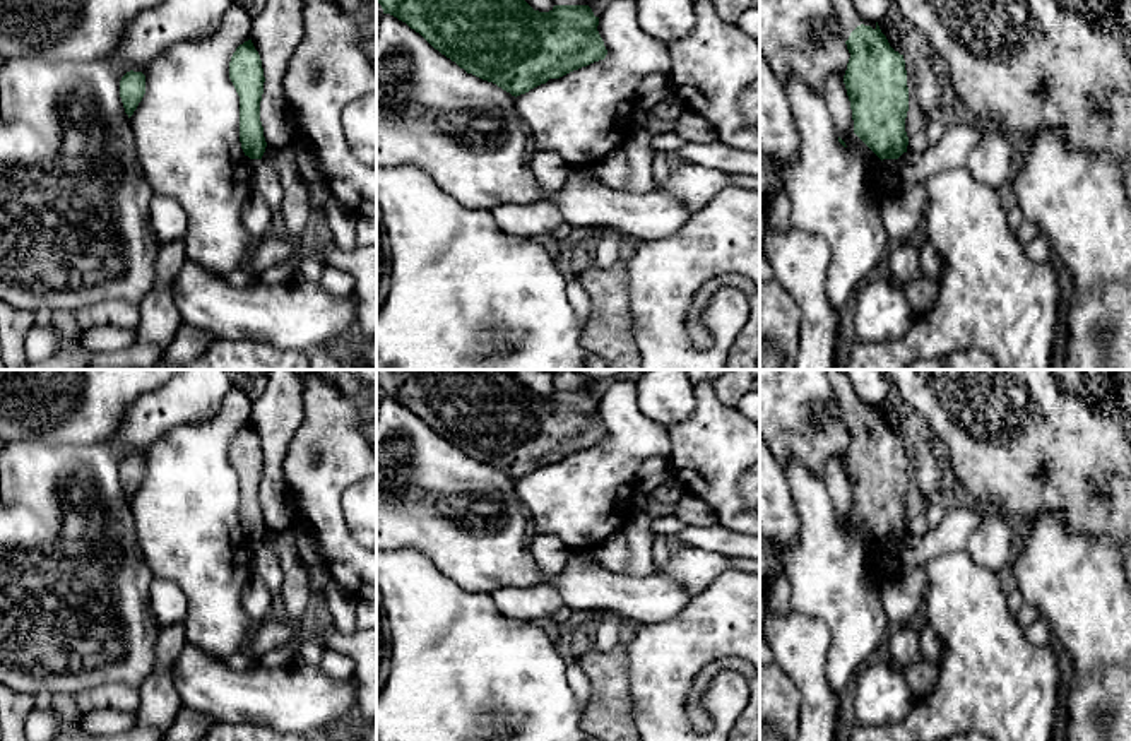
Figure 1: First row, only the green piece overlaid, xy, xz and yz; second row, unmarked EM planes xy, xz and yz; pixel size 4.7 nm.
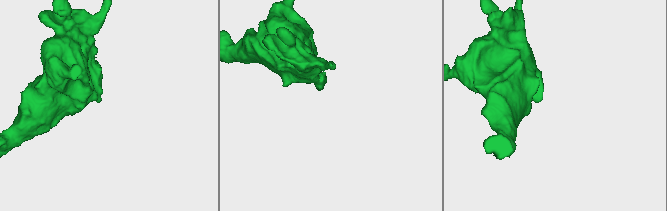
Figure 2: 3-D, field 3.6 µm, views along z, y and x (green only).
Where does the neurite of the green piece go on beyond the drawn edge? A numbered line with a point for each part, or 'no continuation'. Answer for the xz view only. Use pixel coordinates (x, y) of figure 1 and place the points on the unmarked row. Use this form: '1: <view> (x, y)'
no continuation

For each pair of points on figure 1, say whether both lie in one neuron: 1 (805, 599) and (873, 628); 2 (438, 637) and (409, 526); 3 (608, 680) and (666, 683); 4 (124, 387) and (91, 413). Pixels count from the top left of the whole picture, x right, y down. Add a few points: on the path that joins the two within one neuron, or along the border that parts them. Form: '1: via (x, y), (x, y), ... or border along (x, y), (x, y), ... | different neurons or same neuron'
1: via (822, 599), (840, 599), (856, 615) | same neuron
2: border along (394, 548), (420, 550), (444, 575) | different neurons
3: border along (625, 646), (632, 717), (635, 721) | different neurons
4: via (115, 389), (100, 404) | same neuron

